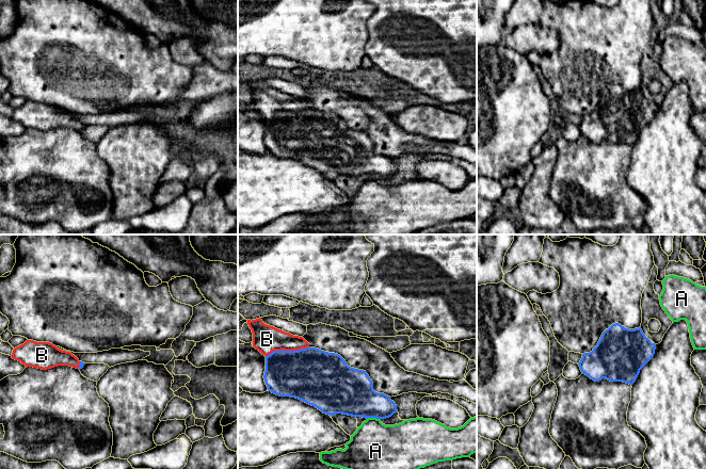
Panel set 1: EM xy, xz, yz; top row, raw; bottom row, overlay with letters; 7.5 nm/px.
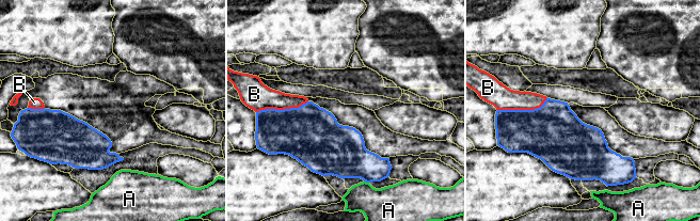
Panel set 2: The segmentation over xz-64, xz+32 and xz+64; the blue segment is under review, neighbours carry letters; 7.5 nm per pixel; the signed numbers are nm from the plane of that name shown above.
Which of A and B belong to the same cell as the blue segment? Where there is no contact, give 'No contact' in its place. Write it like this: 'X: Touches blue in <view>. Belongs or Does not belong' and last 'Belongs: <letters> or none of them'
A: Touches blue in xz. Does not belong
B: Touches blue in xz. Belongs
Belongs: B

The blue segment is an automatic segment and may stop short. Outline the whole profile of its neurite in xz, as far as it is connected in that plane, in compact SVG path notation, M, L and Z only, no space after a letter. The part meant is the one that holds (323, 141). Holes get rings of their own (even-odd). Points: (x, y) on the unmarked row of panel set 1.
M261 79L252 82L247 81L247 85L253 94L253 108L266 117L263 140L268 151L272 155L279 158L299 160L330 177L342 175L366 180L386 180L398 173L397 166L390 161L390 158L373 151L373 144L366 132L349 128L340 116L310 109L303 98L293 97L267 86L262 83Z

